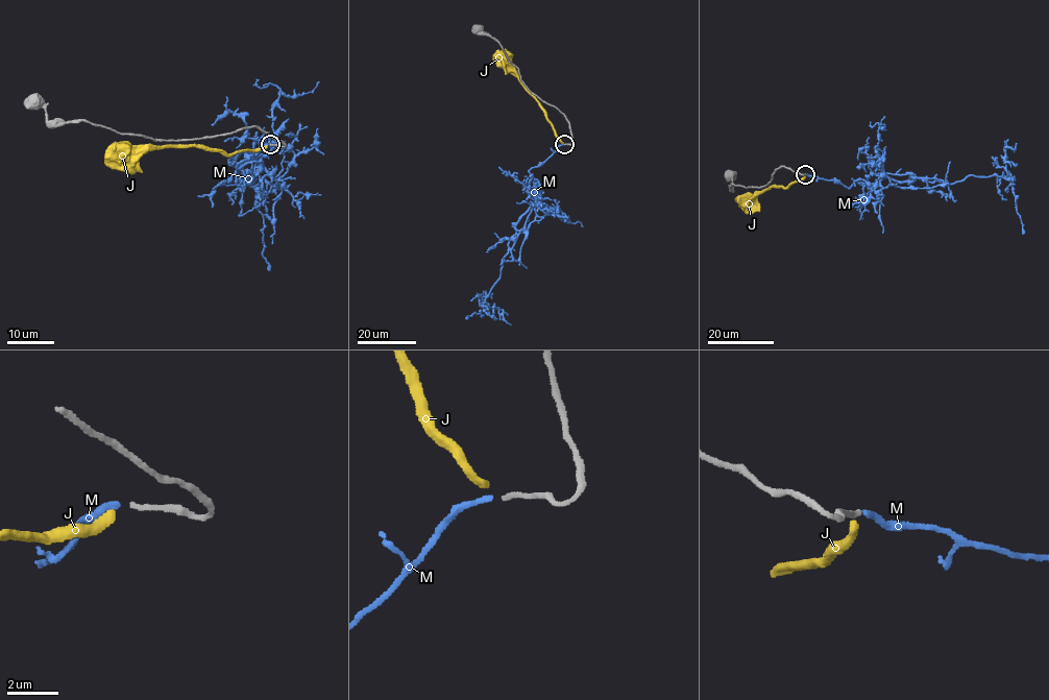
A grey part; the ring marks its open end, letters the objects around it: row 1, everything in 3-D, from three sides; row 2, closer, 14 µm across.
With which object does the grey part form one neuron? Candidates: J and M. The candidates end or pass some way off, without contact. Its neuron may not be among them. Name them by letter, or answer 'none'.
M

